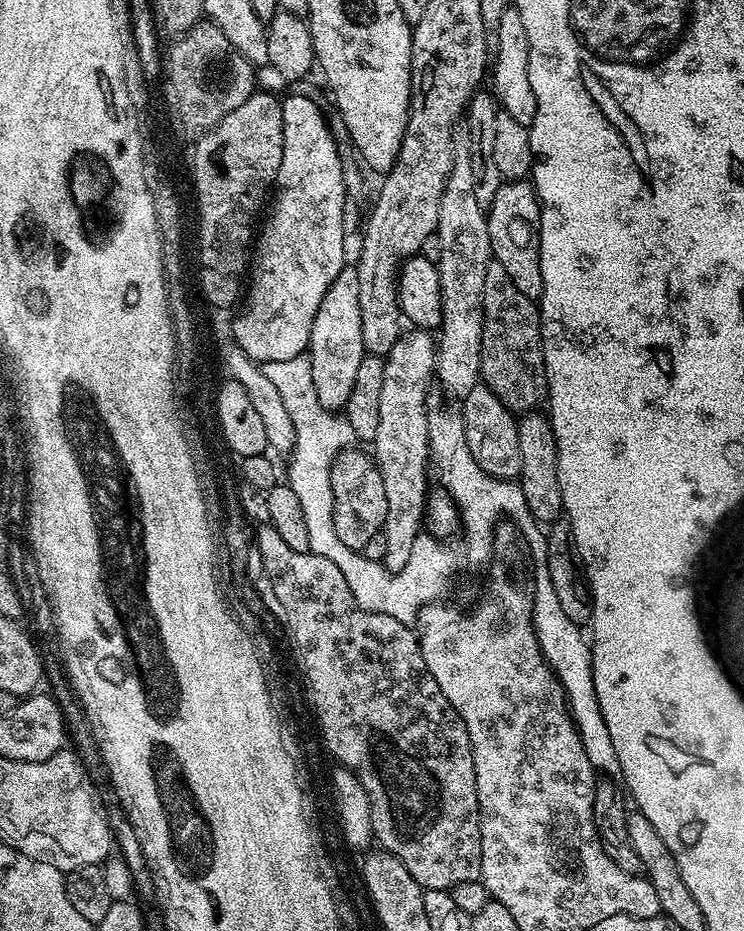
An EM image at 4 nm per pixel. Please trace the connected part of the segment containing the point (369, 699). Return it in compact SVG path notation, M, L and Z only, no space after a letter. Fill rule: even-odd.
M259 525L258 542L256 538L256 550L267 567L268 573L272 574L274 582L272 584L272 598L274 603L269 603L270 612L276 614L281 611L288 626L286 638L290 642L295 642L301 661L305 663L309 696L307 707L312 707L312 712L316 715L316 724L320 727L320 740L324 743L324 748L336 759L335 763L341 768L349 768L358 778L362 790L366 790L366 798L370 798L370 814L372 815L372 834L375 843L385 852L389 852L398 858L402 866L410 872L421 888L443 888L449 890L458 883L479 881L482 870L482 838L480 837L480 807L478 806L478 790L476 789L476 775L474 774L474 758L472 757L472 747L470 746L470 734L466 734L466 726L462 722L459 714L452 709L446 694L434 682L434 674L426 666L422 658L422 650L417 633L411 627L398 618L390 618L390 614L374 614L362 610L350 594L350 586L346 586L346 577L342 575L342 570L330 562L330 558L322 558L318 554L306 551L296 551L282 541L278 532L267 525Z

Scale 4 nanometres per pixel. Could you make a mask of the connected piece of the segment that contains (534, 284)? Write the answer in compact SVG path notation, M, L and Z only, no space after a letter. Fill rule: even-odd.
M527 179L504 180L498 194L494 194L494 202L486 209L488 237L492 247L492 259L497 260L506 274L510 274L514 286L526 294L526 298L539 301L542 294L542 266L540 265L540 199L536 197L536 189Z

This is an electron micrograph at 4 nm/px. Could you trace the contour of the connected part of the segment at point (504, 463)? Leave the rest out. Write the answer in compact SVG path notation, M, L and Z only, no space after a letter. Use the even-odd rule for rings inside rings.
M477 382L474 390L466 394L462 408L466 442L470 442L470 454L474 454L478 466L482 466L486 474L497 476L500 480L519 477L522 453L518 451L517 417L499 400L494 390L490 390L482 382Z

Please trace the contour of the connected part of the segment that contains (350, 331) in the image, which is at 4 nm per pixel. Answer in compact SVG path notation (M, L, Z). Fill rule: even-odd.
M345 266L330 282L330 288L322 298L322 306L318 306L318 314L314 314L314 326L306 349L310 358L310 375L314 378L314 392L324 408L344 409L365 354L362 310L358 310L358 270L354 266Z

